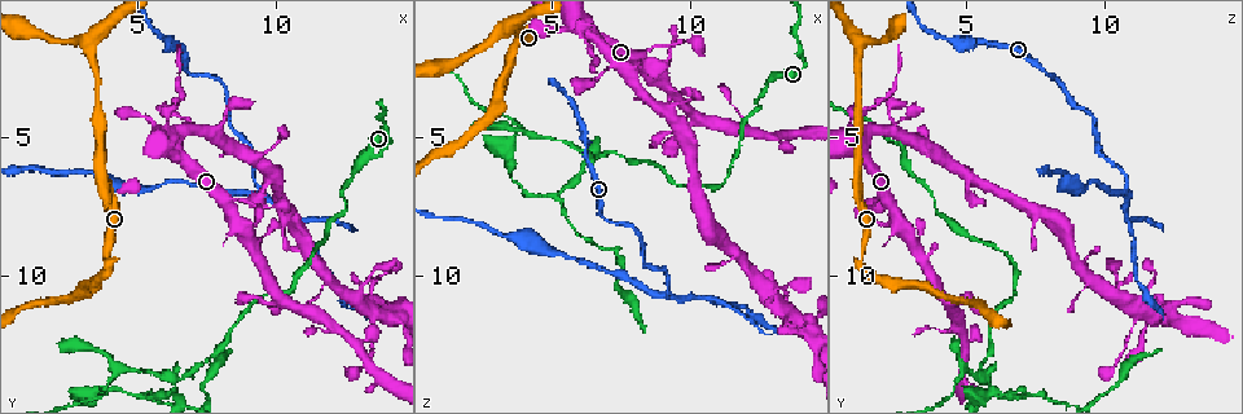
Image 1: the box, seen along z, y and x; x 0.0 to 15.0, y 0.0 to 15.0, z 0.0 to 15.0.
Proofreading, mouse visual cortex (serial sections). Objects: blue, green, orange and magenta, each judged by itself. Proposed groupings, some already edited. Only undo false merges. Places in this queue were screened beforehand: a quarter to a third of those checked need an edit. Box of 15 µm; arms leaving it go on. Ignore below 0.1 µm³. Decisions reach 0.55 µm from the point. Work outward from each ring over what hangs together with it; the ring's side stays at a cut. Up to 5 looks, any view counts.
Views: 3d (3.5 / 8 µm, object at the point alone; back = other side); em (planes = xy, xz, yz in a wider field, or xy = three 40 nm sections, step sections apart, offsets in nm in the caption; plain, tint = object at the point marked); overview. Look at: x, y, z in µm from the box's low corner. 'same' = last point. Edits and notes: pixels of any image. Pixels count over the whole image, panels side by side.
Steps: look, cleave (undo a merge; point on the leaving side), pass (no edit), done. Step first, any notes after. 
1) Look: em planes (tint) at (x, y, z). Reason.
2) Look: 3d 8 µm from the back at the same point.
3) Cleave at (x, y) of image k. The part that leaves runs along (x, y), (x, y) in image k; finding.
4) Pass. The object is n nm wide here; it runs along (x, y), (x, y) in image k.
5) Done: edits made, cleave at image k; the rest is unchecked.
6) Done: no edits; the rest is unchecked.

Look: 3d 3.5 µm at (9.4, 7.0, 10.7). Sharp bend.

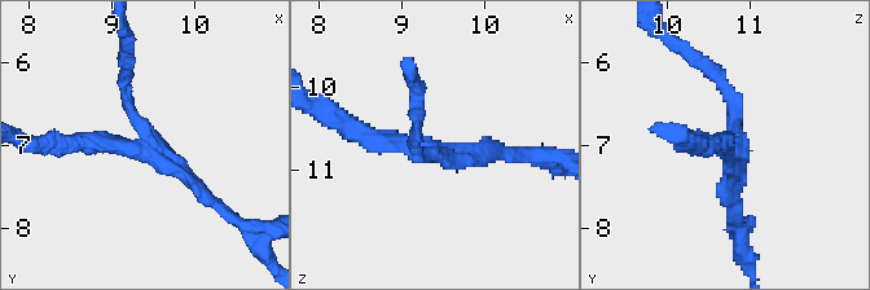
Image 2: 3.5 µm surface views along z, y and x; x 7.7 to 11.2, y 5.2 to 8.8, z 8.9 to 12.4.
Look: em xy step 2 (tint) at (9.40, 7.00, 10.80). 3 arms meet here; the arms are 150, 200, 250 nm wide.

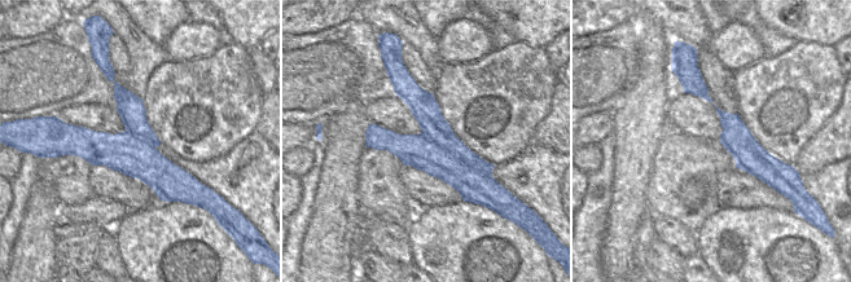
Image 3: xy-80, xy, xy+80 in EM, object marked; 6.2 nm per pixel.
Look: em xy step 1 (tint) at the same point.

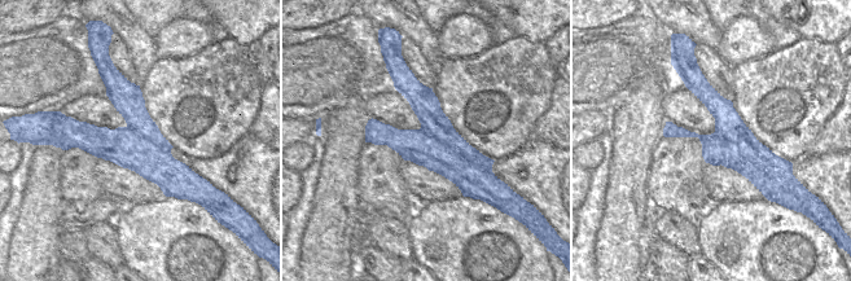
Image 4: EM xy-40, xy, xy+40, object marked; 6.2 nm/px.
Cleave at (385, 137) of image 2. A border runs along (420, 128), (447, 144), (464, 161) in image 4; two cells meet here.

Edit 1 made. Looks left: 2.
Look: 3d 8 µm at (11.2, 8.7, 11.1). Narrows sharply.

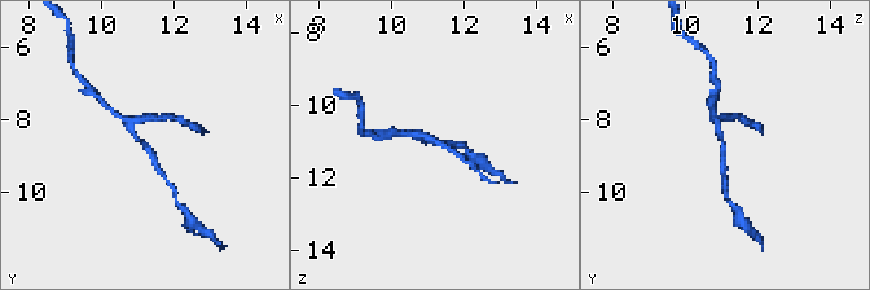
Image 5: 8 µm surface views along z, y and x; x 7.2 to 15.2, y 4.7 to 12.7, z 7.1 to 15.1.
Look: em xy step 3 (tint) at (11.1, 8.6, 11.0).

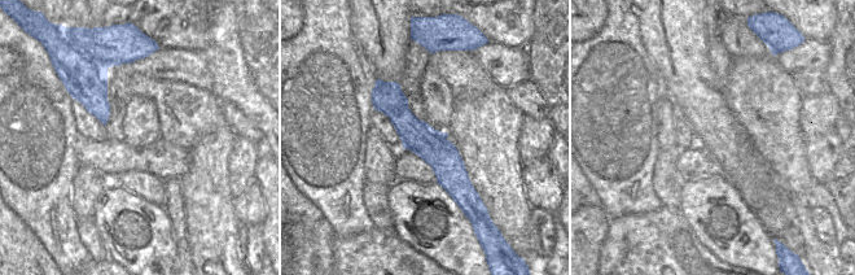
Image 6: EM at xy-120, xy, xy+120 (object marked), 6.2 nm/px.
Cleave at (723, 153) of image 5. The part that leaves runs along (721, 136), (724, 183) in image 5; a second cell is stuck on.

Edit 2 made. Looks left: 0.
Done: edits made, cleave at image 2, cleave at image 5; the rest is unchecked.

